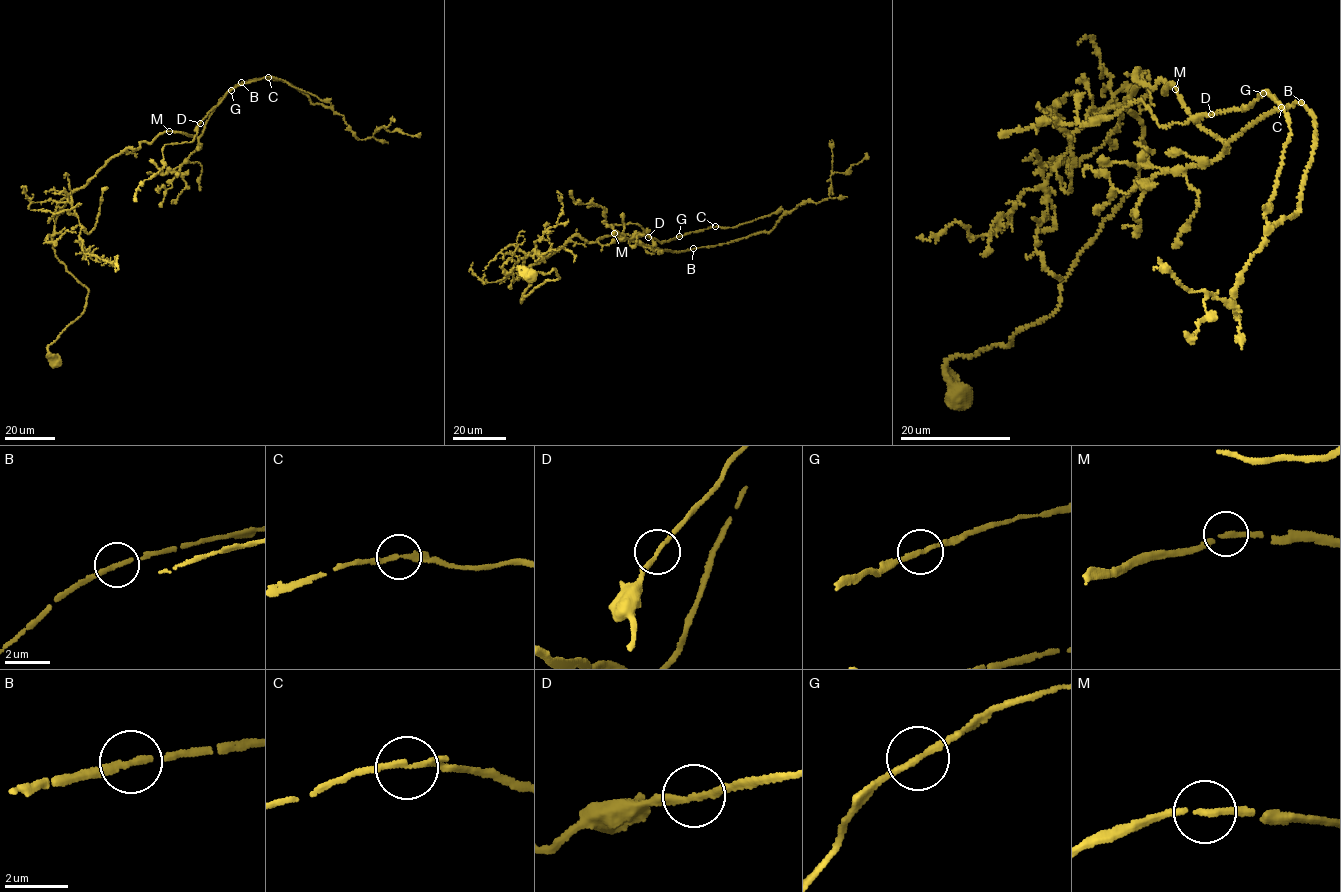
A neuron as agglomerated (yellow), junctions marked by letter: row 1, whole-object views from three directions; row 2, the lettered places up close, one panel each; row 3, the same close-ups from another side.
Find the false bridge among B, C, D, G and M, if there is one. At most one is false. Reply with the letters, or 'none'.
none

